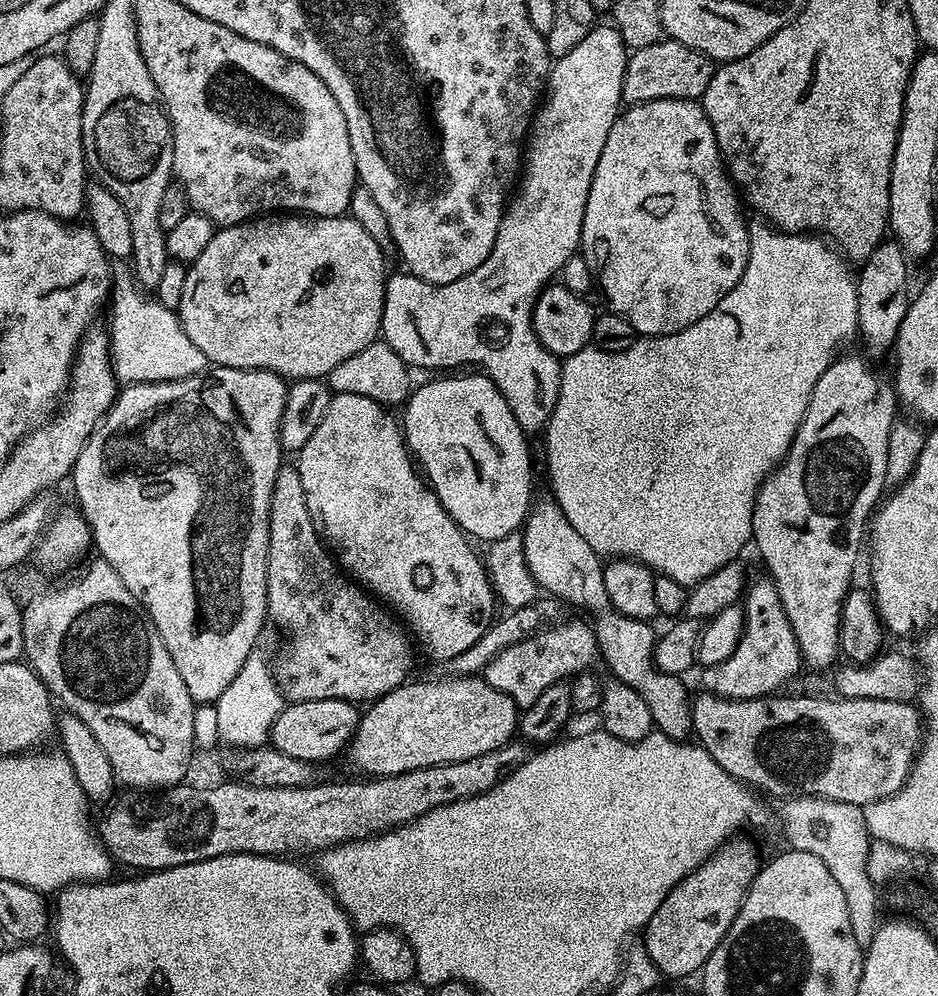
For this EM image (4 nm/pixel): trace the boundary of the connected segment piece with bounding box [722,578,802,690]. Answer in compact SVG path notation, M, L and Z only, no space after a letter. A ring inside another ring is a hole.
M753 579L749 583L743 597L742 607L744 609L744 633L730 658L722 665L723 671L728 672L772 672L773 689L780 690L784 683L795 674L801 671L802 661L800 658L800 647L794 638L794 630L790 626L790 618L786 618L786 610L782 610L782 602L778 598L778 590L771 579Z

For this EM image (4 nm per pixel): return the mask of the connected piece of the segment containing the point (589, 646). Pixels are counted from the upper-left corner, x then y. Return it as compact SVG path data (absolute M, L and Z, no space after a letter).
M572 620L569 624L553 623L539 632L532 633L522 642L502 650L502 654L496 657L484 667L482 679L487 684L494 686L494 690L502 690L516 703L517 709L529 708L546 690L546 686L554 686L569 678L578 676L582 672L589 671L592 663L597 663L598 649L596 646L596 633L578 621Z

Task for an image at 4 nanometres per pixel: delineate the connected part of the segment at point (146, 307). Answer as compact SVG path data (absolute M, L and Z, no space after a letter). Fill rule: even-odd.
M113 263L111 270L110 359L112 368L116 371L117 381L127 386L201 375L209 367L210 361L204 357L202 350L198 350L198 346L194 346L194 342L190 342L190 338L186 338L186 330L180 325L179 315L144 293L127 263Z

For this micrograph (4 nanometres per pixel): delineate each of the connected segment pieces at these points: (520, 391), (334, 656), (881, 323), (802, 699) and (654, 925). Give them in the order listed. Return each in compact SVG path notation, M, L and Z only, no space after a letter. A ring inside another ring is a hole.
M593 26L586 34L586 38L582 38L582 42L578 42L578 46L574 46L574 50L570 50L570 54L559 57L551 65L546 85L546 95L537 107L528 129L526 155L522 160L522 179L519 181L518 191L507 201L504 217L498 226L498 238L494 238L494 250L490 250L486 262L482 262L482 266L478 266L478 270L474 270L449 284L428 284L417 276L403 274L404 276L389 275L384 285L384 309L382 310L382 322L380 323L383 343L391 346L398 354L398 358L402 358L405 364L413 369L444 368L440 370L456 370L459 369L456 368L459 364L477 364L480 367L477 369L482 370L483 375L491 378L494 386L498 386L498 390L506 398L506 406L510 406L510 410L514 410L514 418L518 418L518 426L522 426L522 430L526 434L533 434L532 432L538 431L539 428L540 431L547 429L548 419L552 416L552 411L558 402L558 394L560 393L561 361L553 356L550 350L546 350L546 346L542 346L542 342L538 342L532 325L532 311L537 298L540 296L540 291L548 287L550 281L559 273L562 265L571 256L577 255L580 248L580 235L582 234L582 218L586 214L586 198L590 194L590 182L594 182L594 170L598 166L598 158L602 158L602 146L606 146L606 134L610 134L610 126L614 126L616 117L622 111L622 101L624 99L622 78L628 65L630 49L615 27L600 27Z
M292 462L281 463L278 478L274 478L274 490L270 498L266 598L271 623L273 620L274 623L281 624L292 635L292 641L289 642L288 648L281 650L276 664L274 660L276 686L285 701L310 702L334 698L371 702L385 696L390 690L399 688L409 679L413 645L405 629L397 623L391 611L381 607L361 585L342 574L337 561L330 555L329 549L325 547L316 532L314 522L310 518L310 510L306 510L306 494L302 494L302 478L295 463Z
M885 242L878 245L874 254L859 265L860 276L855 277L856 297L858 298L858 314L856 327L859 339L864 339L867 355L884 356L893 351L896 335L902 326L902 318L906 318L906 310L910 303L908 296L908 264L909 257L904 255L899 244Z
M704 692L701 696L693 695L690 700L690 728L694 733L695 739L698 741L699 747L704 748L710 754L710 758L714 758L714 762L718 762L718 766L722 766L722 770L726 770L726 774L730 774L735 780L740 781L746 786L753 789L761 788L764 792L769 792L772 796L780 796L779 798L787 798L790 796L821 796L823 799L833 799L834 802L846 802L859 804L861 806L870 802L878 802L882 798L886 798L890 794L897 792L901 786L908 781L908 772L912 769L912 764L916 761L916 754L920 751L922 743L922 717L919 707L915 703L907 700L846 700L843 698L831 698L832 700L823 700L820 696L780 696L784 694L772 694L776 696L760 696L757 700L727 700L724 696L715 696L712 692Z
M729 838L694 871L686 874L678 886L666 894L662 906L654 910L642 929L642 947L654 962L661 977L692 976L703 969L714 954L718 942L730 930L738 910L760 872L762 859L748 840Z

